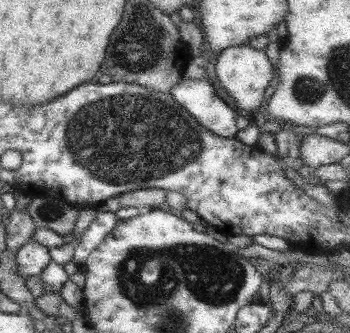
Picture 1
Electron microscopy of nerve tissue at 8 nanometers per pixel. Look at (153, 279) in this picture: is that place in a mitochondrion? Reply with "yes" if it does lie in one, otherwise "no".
yes

